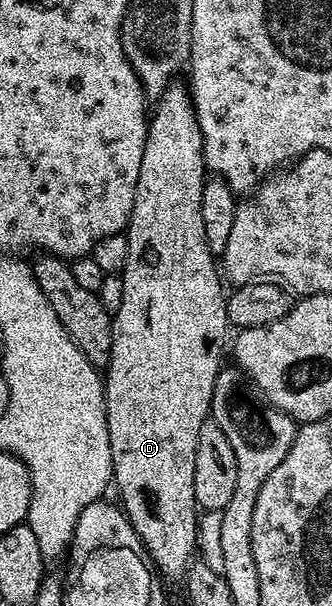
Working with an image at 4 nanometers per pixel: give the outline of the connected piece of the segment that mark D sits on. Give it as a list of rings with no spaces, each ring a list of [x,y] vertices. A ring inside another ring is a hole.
[[[167,85],[155,105],[156,110],[153,108],[150,113],[134,207],[126,230],[128,254],[122,274],[122,303],[112,317],[113,347],[104,381],[104,406],[108,412],[112,481],[114,489],[120,492],[119,504],[140,536],[144,552],[159,576],[180,579],[185,576],[198,549],[194,455],[198,431],[202,431],[202,423],[209,420],[212,412],[214,383],[222,368],[220,356],[226,353],[224,340],[230,326],[225,282],[217,258],[207,246],[202,223],[202,193],[206,180],[204,136],[198,127],[189,86]]]

